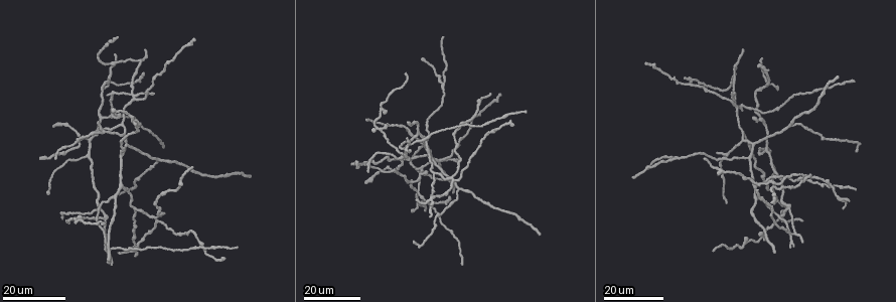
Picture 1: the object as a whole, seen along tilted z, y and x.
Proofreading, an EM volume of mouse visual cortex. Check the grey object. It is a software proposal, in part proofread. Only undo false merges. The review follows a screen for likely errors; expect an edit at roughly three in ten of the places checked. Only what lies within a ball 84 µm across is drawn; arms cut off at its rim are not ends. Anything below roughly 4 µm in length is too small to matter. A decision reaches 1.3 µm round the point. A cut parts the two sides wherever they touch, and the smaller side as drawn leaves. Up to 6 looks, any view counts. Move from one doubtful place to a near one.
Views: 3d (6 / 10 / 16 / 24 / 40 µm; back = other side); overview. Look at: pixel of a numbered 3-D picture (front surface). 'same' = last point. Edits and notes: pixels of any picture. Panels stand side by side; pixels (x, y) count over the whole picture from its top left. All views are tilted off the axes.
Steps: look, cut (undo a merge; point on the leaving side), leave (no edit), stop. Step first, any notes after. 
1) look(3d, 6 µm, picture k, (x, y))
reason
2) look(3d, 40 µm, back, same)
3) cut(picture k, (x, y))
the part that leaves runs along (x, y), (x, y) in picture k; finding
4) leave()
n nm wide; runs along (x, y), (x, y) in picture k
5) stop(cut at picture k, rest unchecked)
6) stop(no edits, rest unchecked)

look(3d, 16 µm, picture 1, (105, 203))

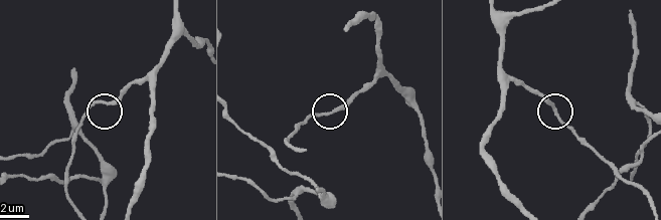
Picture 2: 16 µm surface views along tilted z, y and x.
look(3d, 10 µm, picture 2, (98, 99))

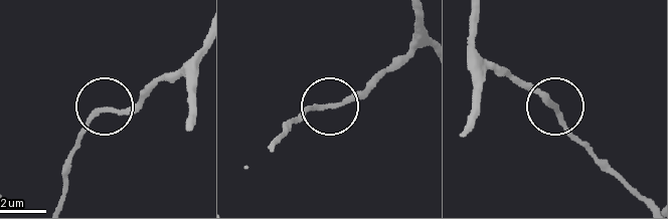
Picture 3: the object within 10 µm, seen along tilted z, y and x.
leave()
runs along (107, 110), (134, 111), (148, 98) in picture 3; all the same neuron

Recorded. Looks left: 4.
look(3d, 16 µm, picture 1, (433, 175))
small branch off a trunk

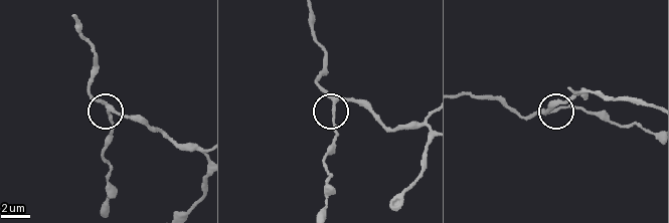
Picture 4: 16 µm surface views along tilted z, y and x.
look(3d, 6 µm, picture 4, (111, 112))

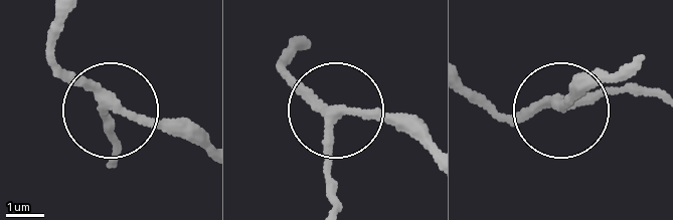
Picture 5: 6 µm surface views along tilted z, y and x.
leave()
side arm 22 µm; runs along (472, 86), (511, 116), (649, 90) in picture 5; all the same neuron

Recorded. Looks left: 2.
look(3d, 24 µm, picture 1, (119, 125))
three arms meet

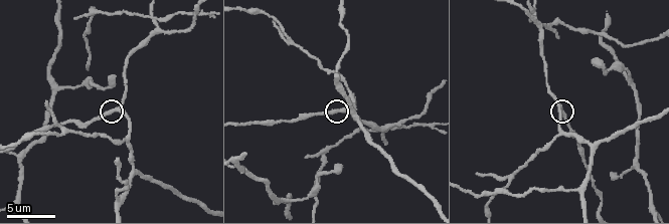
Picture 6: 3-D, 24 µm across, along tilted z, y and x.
look(3d, 10 µm, picture 6, (118, 111))
closer look

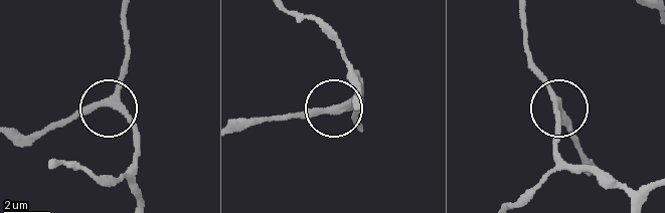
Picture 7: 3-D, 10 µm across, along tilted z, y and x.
leave()
runs along (139, 202), (138, 135), (115, 110), (92, 105), (42, 130) in picture 7; one neuron here

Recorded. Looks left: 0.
stop(no edits, rest unchecked)

